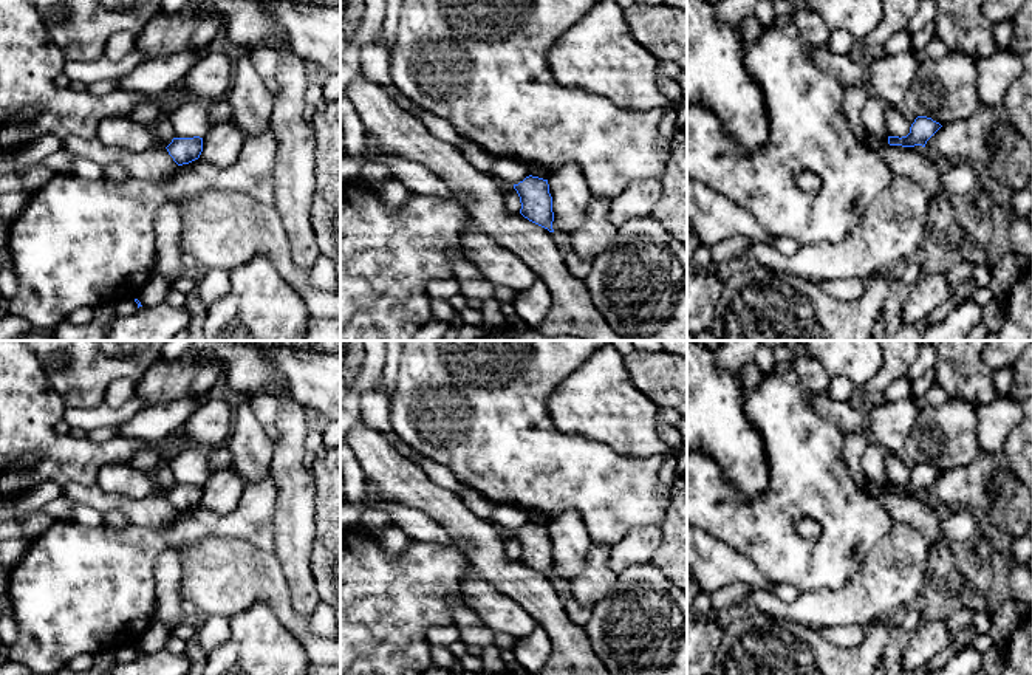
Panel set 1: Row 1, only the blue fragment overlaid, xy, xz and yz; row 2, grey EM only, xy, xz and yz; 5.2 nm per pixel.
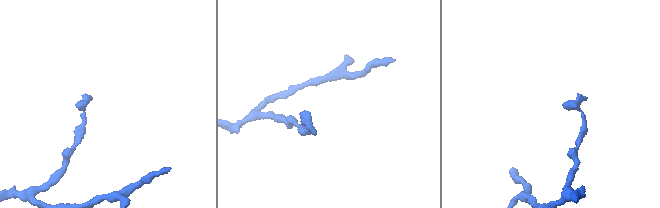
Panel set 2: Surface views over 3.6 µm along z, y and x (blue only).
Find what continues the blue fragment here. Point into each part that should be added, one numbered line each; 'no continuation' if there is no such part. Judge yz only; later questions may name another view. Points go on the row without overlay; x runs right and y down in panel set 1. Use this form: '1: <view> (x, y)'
no continuation

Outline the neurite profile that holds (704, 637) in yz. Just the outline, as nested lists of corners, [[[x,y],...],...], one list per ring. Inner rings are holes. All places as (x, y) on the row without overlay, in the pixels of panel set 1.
[[[687,616],[687,675],[712,675],[724,629],[726,625],[716,616],[709,621]]]

